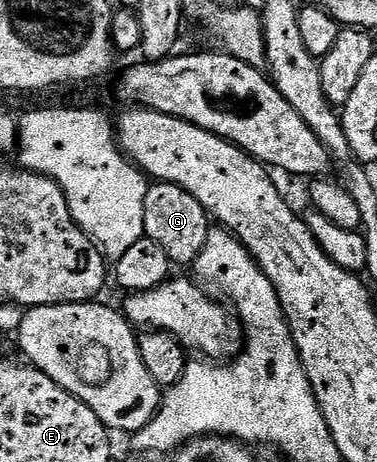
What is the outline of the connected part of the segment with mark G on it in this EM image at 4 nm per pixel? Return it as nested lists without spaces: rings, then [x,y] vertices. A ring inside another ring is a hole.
[[[154,181],[145,191],[145,203],[143,204],[143,224],[145,225],[145,237],[155,240],[163,252],[178,267],[196,263],[197,257],[203,252],[207,244],[207,236],[211,229],[209,214],[183,188],[179,188],[170,182]]]

